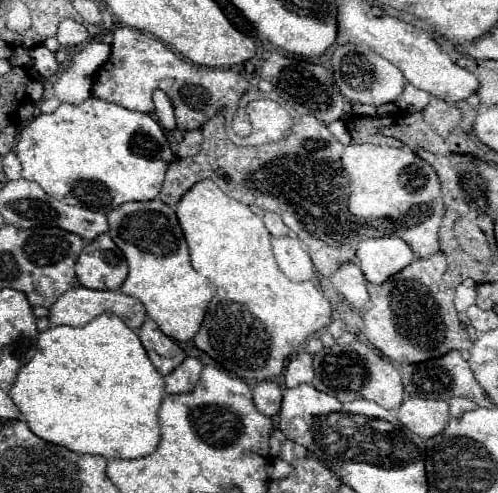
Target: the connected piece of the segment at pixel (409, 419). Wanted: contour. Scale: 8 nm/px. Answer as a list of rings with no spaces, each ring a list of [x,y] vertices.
[[[407,396],[395,416],[403,426],[407,426],[413,434],[421,438],[431,438],[439,434],[451,418],[447,402],[425,400],[417,396]]]

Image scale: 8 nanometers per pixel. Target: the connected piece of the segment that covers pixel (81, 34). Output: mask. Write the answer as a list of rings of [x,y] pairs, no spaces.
[[[63,20],[59,24],[59,32],[57,32],[57,42],[61,46],[75,46],[75,44],[85,44],[89,40],[87,30],[81,22],[77,20]]]

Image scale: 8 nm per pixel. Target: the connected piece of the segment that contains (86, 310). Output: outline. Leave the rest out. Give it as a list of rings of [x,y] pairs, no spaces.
[[[73,286],[69,288],[53,306],[49,312],[51,324],[69,324],[69,326],[85,326],[93,316],[99,316],[103,312],[117,314],[131,330],[137,330],[147,320],[147,310],[141,300],[135,296],[127,296],[121,290],[93,290],[85,286]]]

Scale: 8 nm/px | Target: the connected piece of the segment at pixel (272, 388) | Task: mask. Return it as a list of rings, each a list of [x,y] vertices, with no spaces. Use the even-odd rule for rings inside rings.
[[[265,380],[265,382],[259,382],[259,384],[255,386],[253,398],[255,398],[255,404],[257,404],[259,412],[263,412],[265,416],[273,418],[273,416],[277,416],[279,410],[281,410],[283,388],[281,388],[277,382]]]

